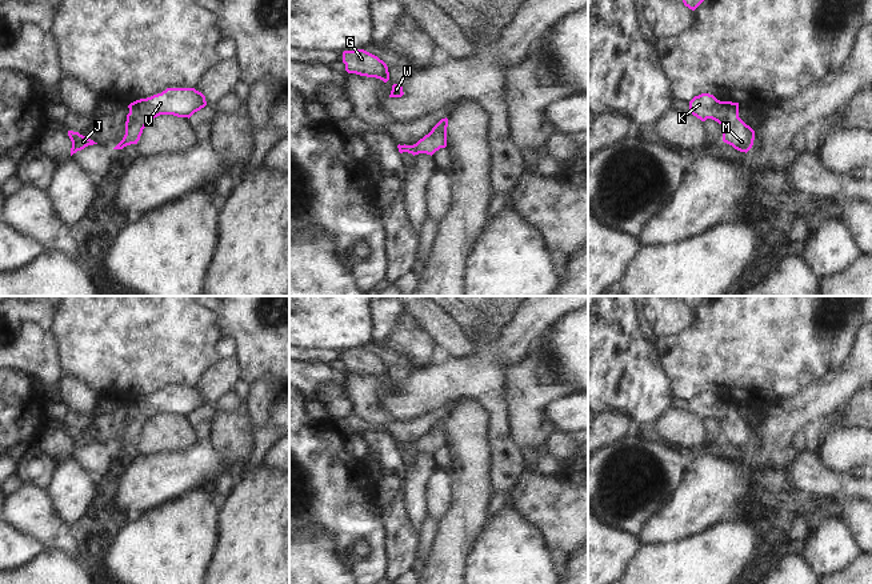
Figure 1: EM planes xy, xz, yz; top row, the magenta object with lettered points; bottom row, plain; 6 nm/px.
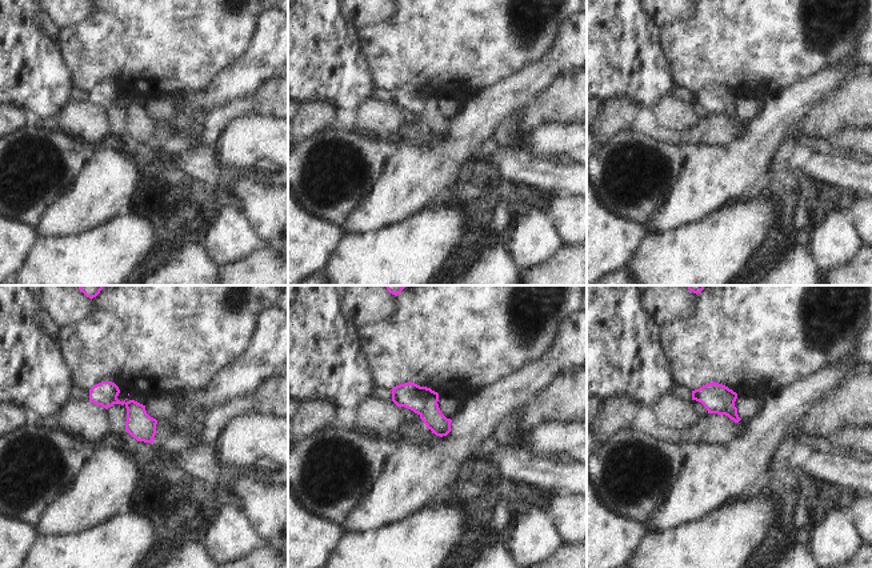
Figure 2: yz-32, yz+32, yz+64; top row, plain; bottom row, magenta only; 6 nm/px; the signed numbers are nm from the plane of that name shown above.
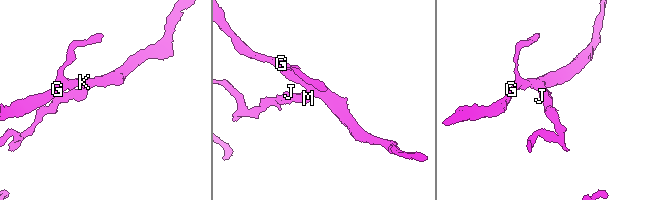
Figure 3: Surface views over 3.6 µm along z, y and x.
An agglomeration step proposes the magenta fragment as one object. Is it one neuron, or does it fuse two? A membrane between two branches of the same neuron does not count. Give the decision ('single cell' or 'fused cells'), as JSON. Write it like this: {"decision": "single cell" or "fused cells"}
{"decision": "single cell"}

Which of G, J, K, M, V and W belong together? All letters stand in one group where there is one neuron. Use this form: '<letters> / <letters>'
G J K M V W

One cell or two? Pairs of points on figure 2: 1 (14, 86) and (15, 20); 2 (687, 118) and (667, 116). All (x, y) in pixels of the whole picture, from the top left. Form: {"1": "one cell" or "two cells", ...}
{"1": "one cell", "2": "one cell"}

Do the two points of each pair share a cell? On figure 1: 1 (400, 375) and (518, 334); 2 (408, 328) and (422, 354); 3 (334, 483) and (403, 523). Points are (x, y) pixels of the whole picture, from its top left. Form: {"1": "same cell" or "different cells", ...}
{"1": "different cells", "2": "same cell", "3": "different cells"}

